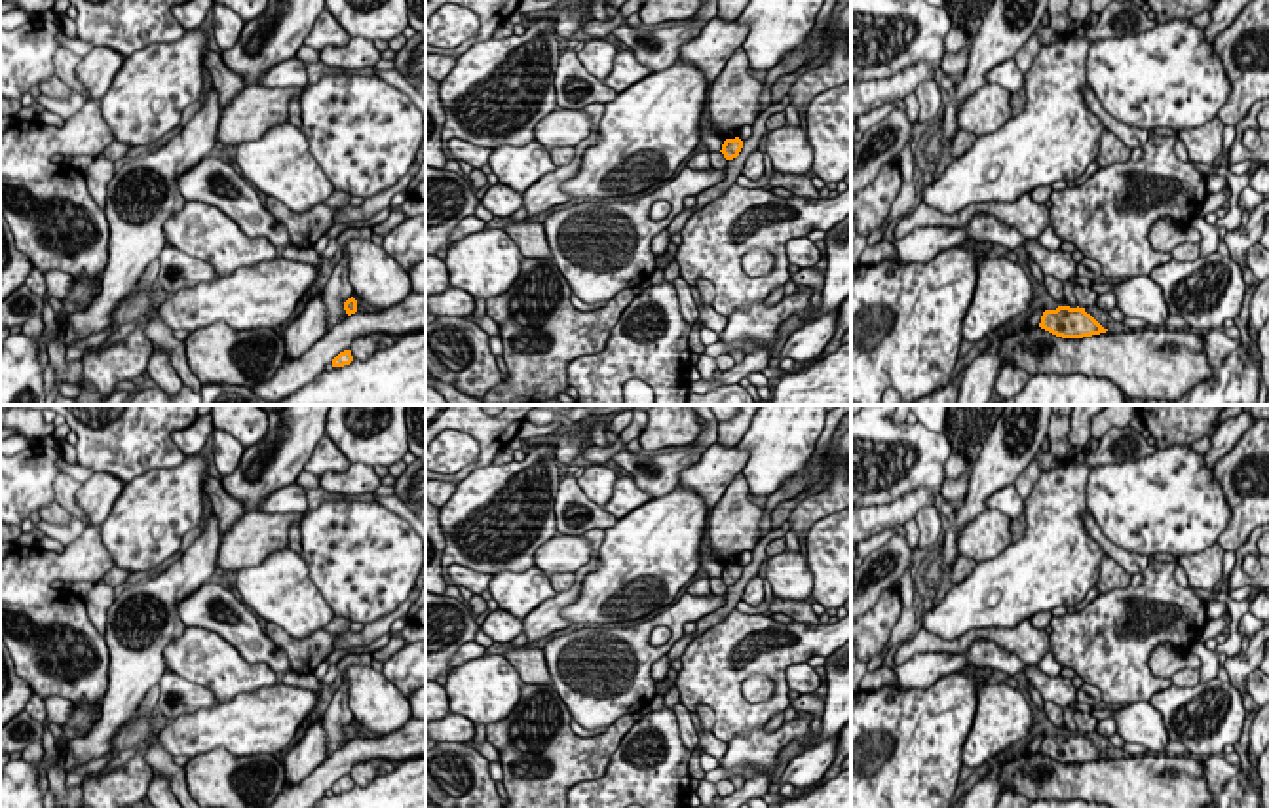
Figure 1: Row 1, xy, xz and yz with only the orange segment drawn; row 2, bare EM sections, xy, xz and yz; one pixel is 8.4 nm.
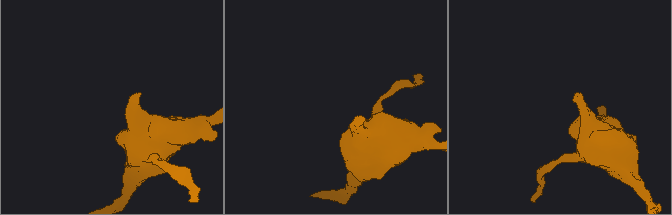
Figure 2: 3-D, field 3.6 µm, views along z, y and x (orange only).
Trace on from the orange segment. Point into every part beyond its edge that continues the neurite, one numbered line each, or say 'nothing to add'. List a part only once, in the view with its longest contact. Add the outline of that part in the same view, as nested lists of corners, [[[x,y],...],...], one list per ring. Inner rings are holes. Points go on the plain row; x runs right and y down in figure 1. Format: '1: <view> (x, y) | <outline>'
nothing to add

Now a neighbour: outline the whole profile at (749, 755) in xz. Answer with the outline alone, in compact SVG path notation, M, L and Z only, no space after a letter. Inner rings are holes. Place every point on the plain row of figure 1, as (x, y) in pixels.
M796 711L796 717L783 722L777 730L767 732L766 726L754 728L748 736L735 736L728 741L726 753L718 759L718 768L726 770L726 779L741 776L745 781L767 772L771 778L769 793L779 793L779 778L785 764L779 762L779 753L790 741L807 741L815 715Z

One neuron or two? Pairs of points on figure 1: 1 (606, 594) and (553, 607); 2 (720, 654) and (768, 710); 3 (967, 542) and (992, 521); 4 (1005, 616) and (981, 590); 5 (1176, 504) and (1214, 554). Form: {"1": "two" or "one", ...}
{"1": "two", "2": "one", "3": "one", "4": "one", "5": "two"}

